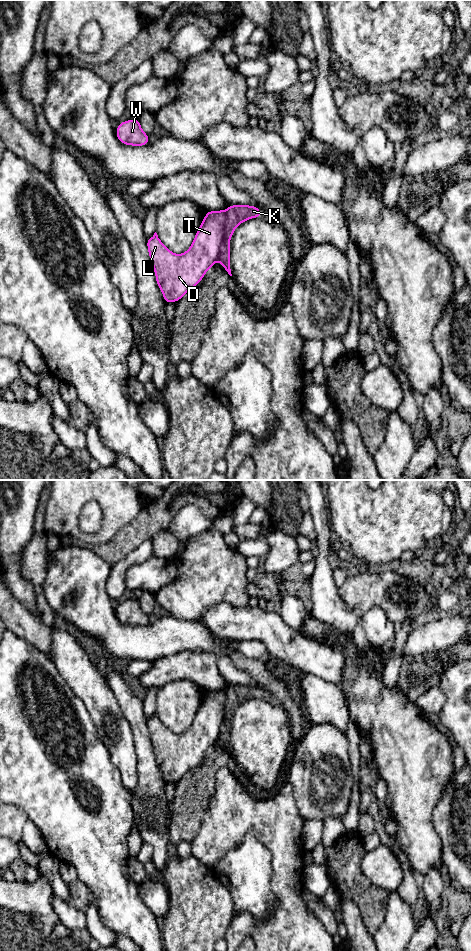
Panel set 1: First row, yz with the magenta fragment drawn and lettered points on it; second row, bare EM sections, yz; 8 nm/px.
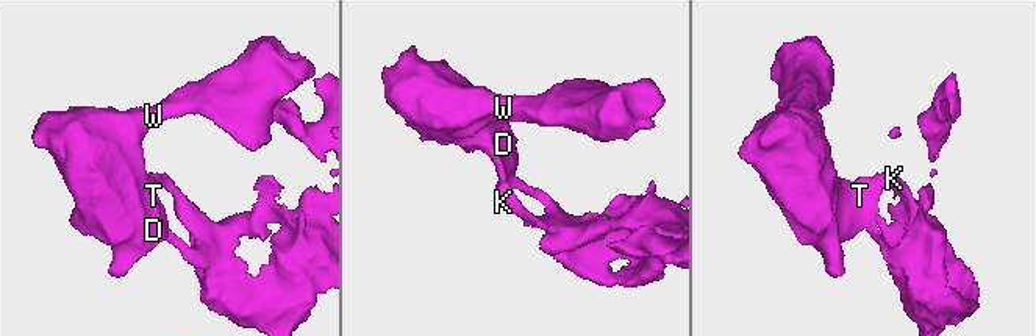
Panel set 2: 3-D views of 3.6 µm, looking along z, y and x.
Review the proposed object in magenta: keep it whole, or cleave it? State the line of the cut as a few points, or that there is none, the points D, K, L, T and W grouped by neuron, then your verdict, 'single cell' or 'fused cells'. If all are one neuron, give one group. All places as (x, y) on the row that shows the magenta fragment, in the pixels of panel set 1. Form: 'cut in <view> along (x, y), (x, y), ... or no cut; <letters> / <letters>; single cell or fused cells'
cut in yz along (225, 211), (224, 239), (217, 259); D L T W / K; fused cells

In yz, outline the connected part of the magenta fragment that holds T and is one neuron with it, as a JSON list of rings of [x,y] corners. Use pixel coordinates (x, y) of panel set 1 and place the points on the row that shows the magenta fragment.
[[[224,210],[207,211],[190,248],[182,254],[171,252],[156,232],[146,240],[156,282],[166,303],[178,302],[218,260],[225,222]]]

